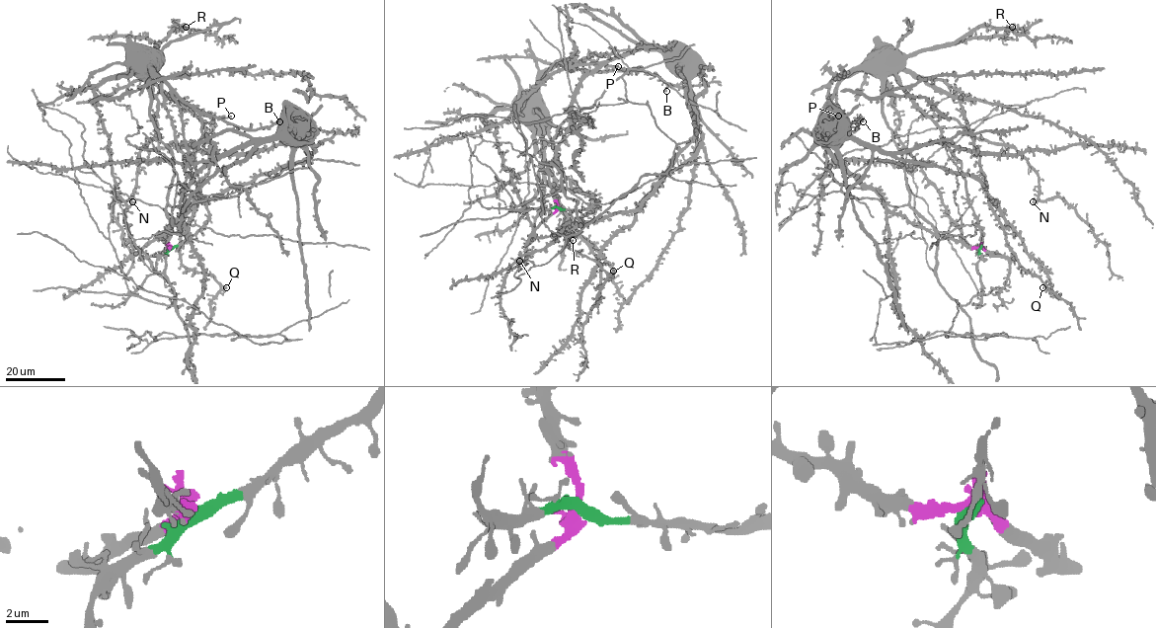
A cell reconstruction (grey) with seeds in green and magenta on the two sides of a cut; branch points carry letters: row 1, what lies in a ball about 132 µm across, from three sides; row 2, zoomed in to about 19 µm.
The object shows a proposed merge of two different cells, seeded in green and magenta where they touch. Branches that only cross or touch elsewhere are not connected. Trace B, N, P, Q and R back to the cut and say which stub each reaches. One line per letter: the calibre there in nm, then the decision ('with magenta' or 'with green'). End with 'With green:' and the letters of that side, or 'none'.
B: 360 nm thick; with green
N: 320 nm thick; with green
P: 280 nm thick; with green
Q: 340 nm thick; with green
R: 220 nm thick; with green
With green: B, N, P, Q, R

